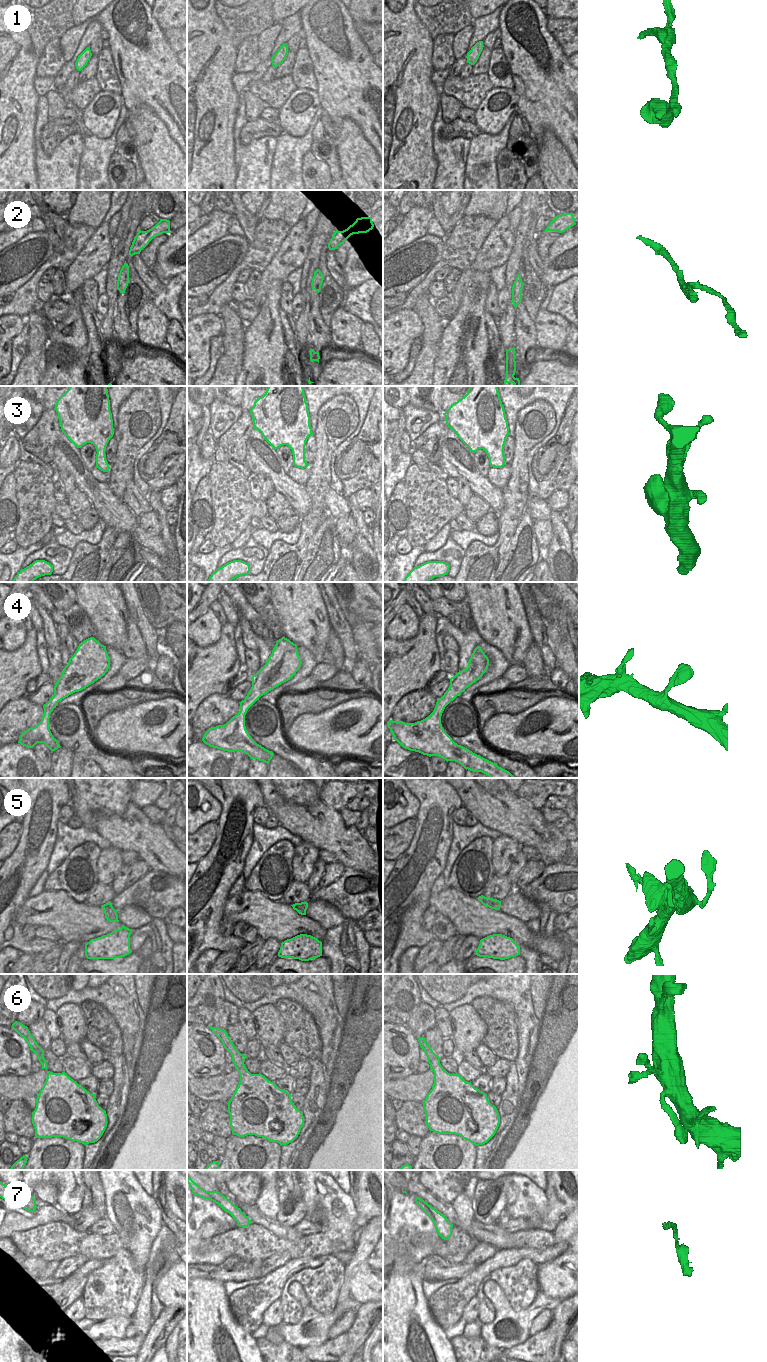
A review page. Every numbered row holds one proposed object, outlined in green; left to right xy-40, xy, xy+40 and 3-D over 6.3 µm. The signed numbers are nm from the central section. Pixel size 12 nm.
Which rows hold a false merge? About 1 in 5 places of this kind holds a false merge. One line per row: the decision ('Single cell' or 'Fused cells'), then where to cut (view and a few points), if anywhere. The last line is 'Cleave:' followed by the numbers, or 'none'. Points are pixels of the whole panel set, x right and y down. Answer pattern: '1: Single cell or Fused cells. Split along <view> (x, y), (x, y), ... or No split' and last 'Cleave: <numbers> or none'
1: Single cell. No split
2: Single cell. No split
3: Single cell. No split
4: Single cell. No split
5: Single cell. No split
6: Single cell. No split
7: Fused cells. Split along xy (236, 1206), (236, 1211), (230, 1214)
Cleave: 7.

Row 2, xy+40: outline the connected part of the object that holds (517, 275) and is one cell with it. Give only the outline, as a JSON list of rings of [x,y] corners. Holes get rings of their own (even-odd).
[[[518,274],[514,284],[512,286],[512,300],[511,302],[513,303],[514,307],[517,308],[517,305],[521,302],[522,300],[522,288],[524,284],[522,282],[522,279],[520,275]]]

